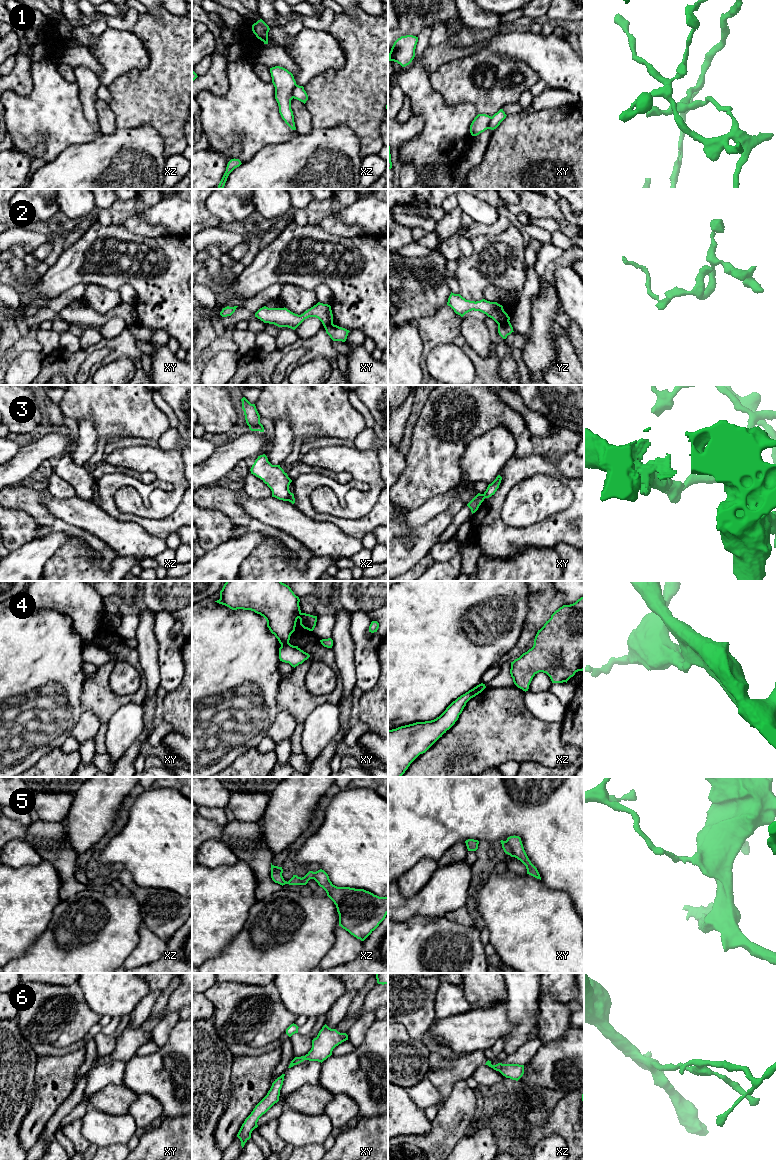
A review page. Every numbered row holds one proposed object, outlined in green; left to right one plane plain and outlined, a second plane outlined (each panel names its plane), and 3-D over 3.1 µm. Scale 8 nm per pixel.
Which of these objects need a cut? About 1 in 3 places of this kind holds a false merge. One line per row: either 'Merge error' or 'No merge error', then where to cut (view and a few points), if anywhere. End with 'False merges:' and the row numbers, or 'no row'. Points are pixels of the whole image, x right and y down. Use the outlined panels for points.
1: Merge error. Split along xz (297, 85), (293, 89), (292, 97)
2: No merge error. No split
3: Merge error. Split along xy (482, 494), (485, 497)
4: Merge error. Split along xy (288, 642), (281, 645)
5: Merge error. Split along xy (506, 840), (513, 856)
6: No merge error. No split
False merges: 1, 3, 4, 5

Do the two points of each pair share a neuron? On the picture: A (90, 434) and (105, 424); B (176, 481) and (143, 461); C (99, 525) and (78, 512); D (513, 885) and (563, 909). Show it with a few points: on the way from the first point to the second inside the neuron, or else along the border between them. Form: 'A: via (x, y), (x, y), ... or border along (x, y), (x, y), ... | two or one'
A: border along (83, 418), (93, 423), (97, 433), (94, 452) | two
B: via (168, 473), (156, 461), (151, 461) | one
C: via (94, 520), (83, 514) | one
D: via (525, 897), (537, 909), (551, 909) | one

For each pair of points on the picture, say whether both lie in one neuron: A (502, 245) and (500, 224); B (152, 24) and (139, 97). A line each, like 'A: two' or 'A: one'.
A: two
B: one

